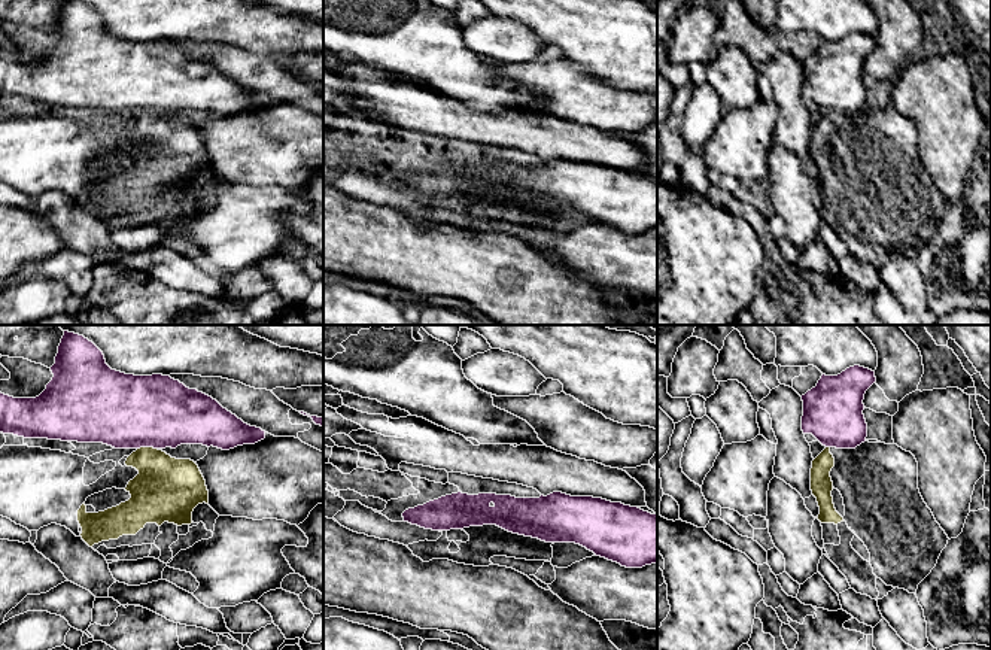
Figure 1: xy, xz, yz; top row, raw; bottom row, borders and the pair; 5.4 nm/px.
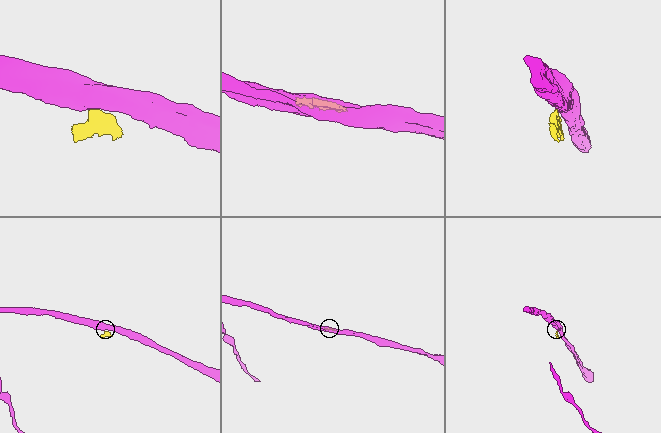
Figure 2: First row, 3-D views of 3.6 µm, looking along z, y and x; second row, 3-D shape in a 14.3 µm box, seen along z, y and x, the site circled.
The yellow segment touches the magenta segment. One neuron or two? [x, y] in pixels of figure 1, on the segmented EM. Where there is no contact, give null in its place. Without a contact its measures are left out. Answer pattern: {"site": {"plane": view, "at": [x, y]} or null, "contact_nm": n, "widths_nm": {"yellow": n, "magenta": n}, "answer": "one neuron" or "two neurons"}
{"site": {"plane": "xy", "at": [146, 447]}, "contact_nm": 110, "widths_nm": {"yellow": 360, "magenta": 400}, "answer": "two neurons"}

